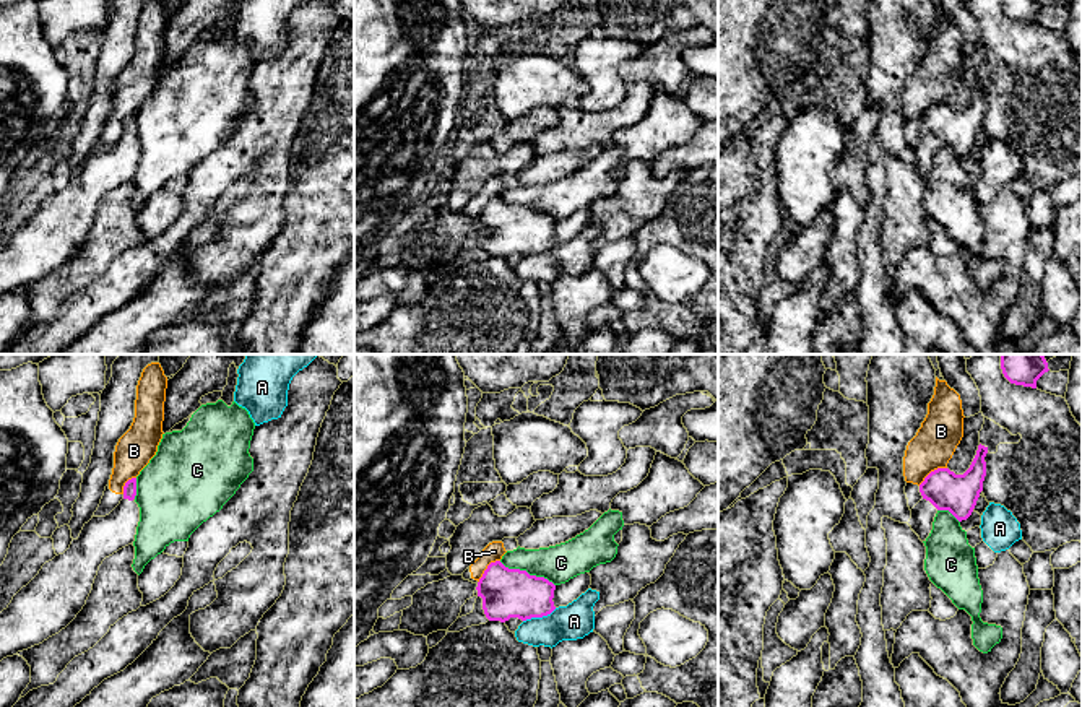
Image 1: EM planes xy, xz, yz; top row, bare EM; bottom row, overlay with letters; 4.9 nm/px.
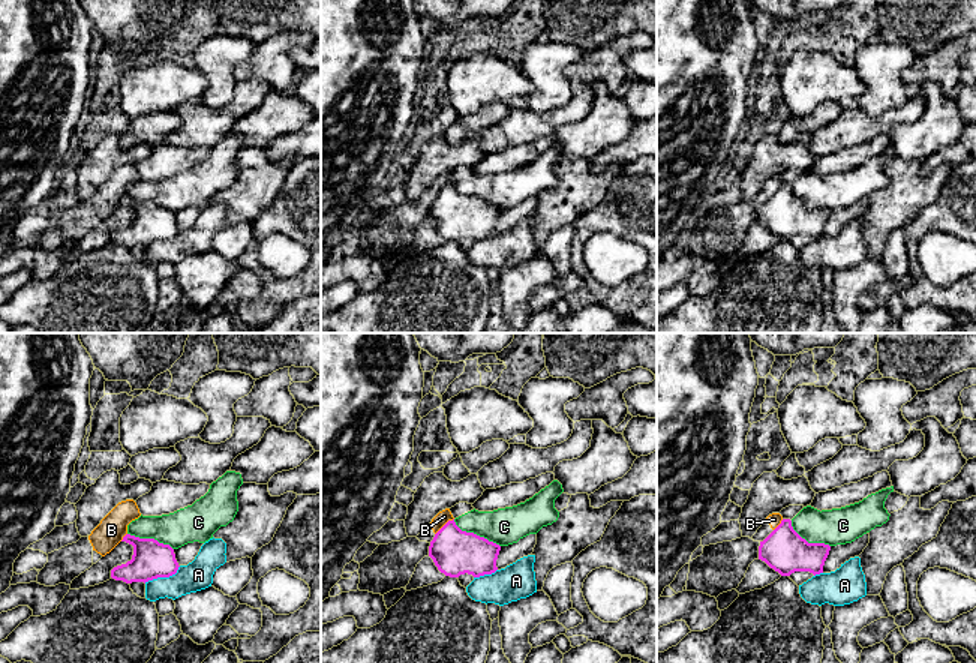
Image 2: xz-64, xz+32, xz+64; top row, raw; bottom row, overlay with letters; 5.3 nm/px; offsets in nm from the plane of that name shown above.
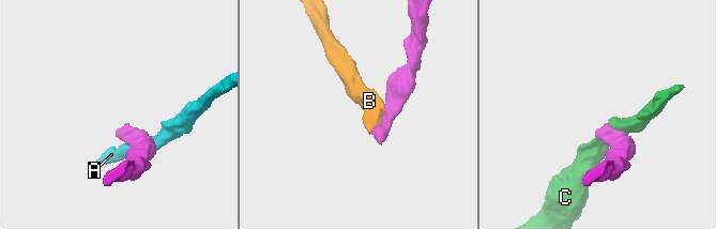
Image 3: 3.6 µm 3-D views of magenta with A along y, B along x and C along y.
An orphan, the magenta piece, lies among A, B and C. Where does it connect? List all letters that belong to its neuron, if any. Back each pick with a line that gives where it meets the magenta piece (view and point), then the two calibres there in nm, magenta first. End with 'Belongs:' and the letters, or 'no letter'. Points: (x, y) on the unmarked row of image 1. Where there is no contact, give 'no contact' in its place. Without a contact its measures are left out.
Belongs: no letter

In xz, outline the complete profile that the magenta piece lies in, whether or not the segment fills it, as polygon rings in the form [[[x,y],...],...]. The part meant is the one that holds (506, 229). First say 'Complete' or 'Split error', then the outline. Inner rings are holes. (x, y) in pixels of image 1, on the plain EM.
Complete. [[[500,197],[491,198],[478,218],[478,232],[489,257],[522,257],[551,250],[556,221],[526,206],[509,205]]]

